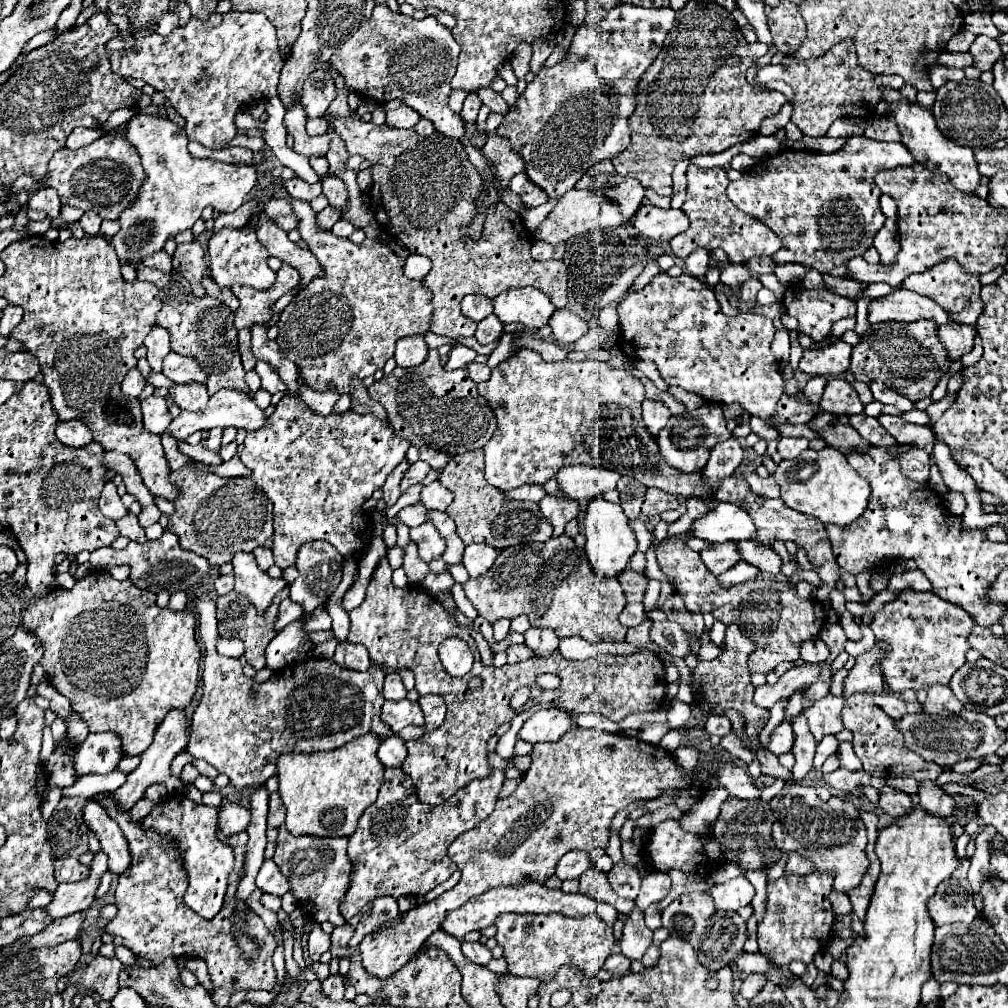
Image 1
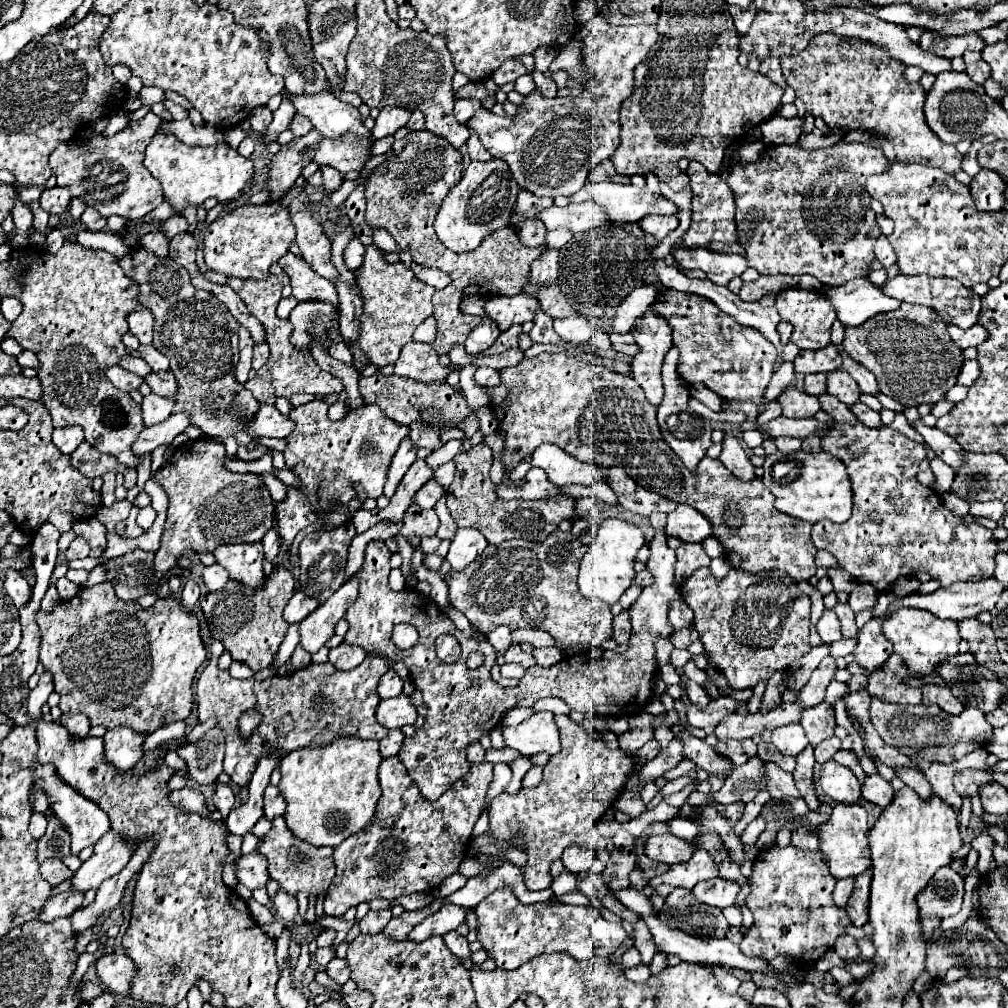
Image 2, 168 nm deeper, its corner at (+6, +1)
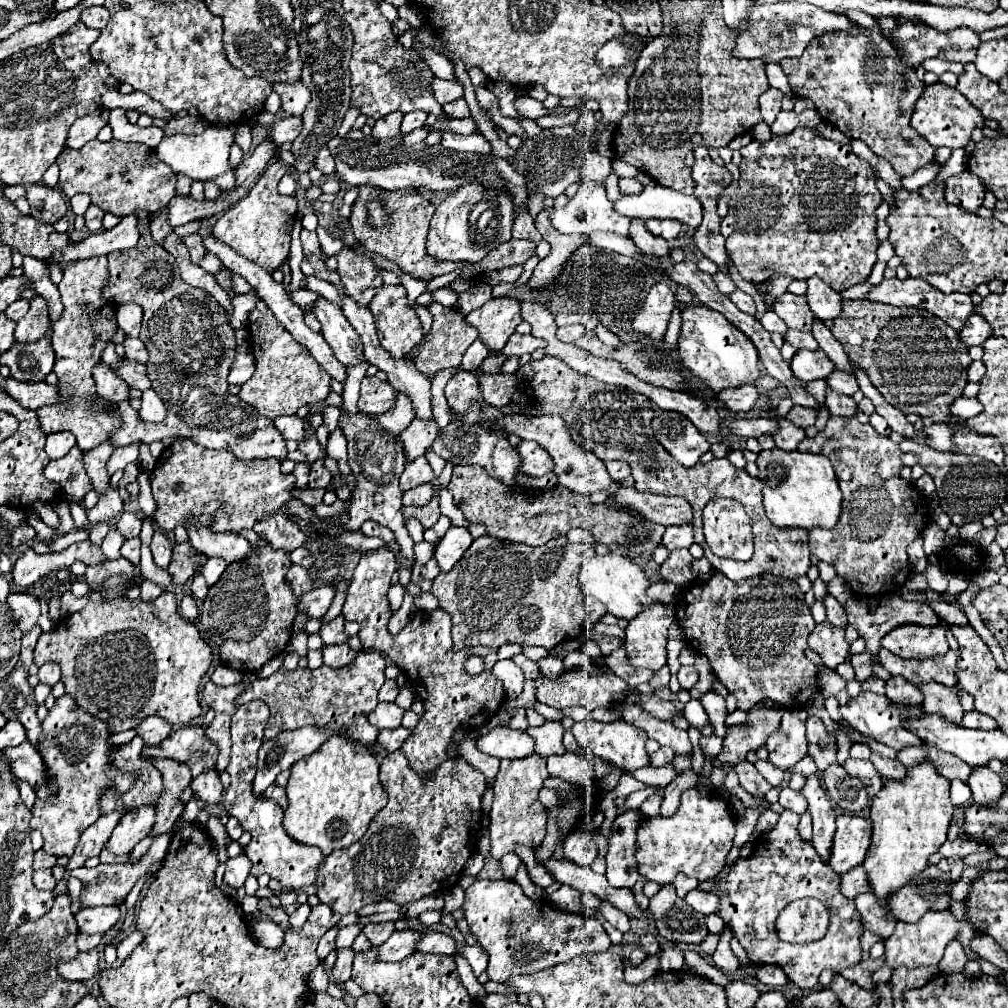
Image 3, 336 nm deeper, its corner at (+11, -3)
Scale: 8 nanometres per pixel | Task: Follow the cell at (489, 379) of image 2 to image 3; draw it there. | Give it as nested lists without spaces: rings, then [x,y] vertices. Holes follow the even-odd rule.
[[[480,374],[480,390],[484,394],[484,400],[496,408],[504,408],[510,404],[512,394],[520,386],[520,380],[516,374]]]

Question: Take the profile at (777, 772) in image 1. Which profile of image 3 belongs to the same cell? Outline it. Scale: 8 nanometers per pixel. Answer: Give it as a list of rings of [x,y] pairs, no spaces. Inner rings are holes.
[[[782,788],[778,802],[782,804],[782,808],[788,808],[788,810],[792,810],[796,814],[804,814],[806,812],[806,806],[808,806],[804,802],[804,796],[800,792],[792,790],[792,788]]]

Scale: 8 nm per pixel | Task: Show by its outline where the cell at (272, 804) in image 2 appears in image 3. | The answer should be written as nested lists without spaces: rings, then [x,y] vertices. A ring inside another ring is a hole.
[[[278,784],[268,786],[268,790],[264,792],[264,798],[272,798],[272,800],[276,800],[278,806],[280,806],[282,810],[286,810],[288,800],[286,800],[286,788],[284,788],[284,786],[278,786]]]

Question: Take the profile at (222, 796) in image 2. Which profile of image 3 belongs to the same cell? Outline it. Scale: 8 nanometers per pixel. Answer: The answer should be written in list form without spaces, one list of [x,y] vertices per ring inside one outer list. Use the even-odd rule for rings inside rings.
[[[204,770],[202,774],[198,774],[190,788],[196,792],[196,796],[206,802],[206,804],[216,804],[222,800],[222,782],[218,778],[218,772],[212,770]]]

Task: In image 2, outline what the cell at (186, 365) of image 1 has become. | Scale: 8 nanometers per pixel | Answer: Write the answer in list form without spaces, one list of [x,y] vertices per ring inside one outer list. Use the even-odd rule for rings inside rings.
[[[139,346],[141,358],[151,366],[153,372],[165,372],[169,370],[169,358],[165,358],[165,354],[161,354],[155,346]]]

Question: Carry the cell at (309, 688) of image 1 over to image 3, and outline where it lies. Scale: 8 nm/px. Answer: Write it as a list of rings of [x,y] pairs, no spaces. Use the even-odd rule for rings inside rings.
[[[362,650],[348,666],[342,668],[330,668],[330,666],[320,666],[316,670],[310,668],[296,668],[296,670],[286,670],[280,668],[266,680],[254,680],[250,684],[238,684],[238,686],[216,686],[214,682],[208,682],[204,686],[202,698],[216,712],[214,722],[206,728],[206,736],[218,746],[218,764],[216,770],[224,772],[228,766],[230,758],[230,720],[232,714],[246,702],[252,700],[262,700],[270,708],[270,720],[268,728],[264,734],[264,740],[274,738],[282,730],[294,730],[302,726],[320,726],[320,728],[330,728],[344,730],[356,738],[362,744],[370,744],[378,736],[378,728],[374,728],[368,722],[368,712],[372,712],[378,704],[378,690],[384,684],[384,668],[386,660],[380,652],[366,652]]]

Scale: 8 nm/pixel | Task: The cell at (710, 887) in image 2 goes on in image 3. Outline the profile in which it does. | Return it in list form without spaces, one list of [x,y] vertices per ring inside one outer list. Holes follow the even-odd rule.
[[[692,890],[684,900],[686,900],[688,906],[692,906],[696,912],[708,916],[708,914],[714,914],[714,912],[716,912],[720,898],[716,898],[716,894],[712,894],[712,892]]]

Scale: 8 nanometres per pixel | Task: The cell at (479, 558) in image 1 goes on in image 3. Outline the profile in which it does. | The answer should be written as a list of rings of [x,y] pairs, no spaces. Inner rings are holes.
[[[452,526],[444,538],[440,538],[440,542],[436,544],[434,550],[434,558],[438,560],[440,572],[450,572],[452,566],[462,558],[462,554],[468,550],[468,546],[472,544],[472,536],[466,528],[458,528]]]

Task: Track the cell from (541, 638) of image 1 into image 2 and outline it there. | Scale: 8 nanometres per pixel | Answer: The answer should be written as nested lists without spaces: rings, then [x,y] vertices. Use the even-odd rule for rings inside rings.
[[[547,646],[547,648],[535,648],[535,650],[533,650],[533,658],[535,658],[537,666],[547,668],[547,666],[557,664],[563,656],[561,656],[561,650],[559,650],[559,648]]]

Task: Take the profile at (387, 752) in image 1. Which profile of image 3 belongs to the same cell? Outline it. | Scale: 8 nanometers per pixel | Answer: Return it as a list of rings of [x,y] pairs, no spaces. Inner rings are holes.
[[[400,726],[400,728],[396,728],[396,730],[380,730],[378,742],[380,742],[388,752],[396,752],[396,750],[404,744],[404,740],[408,738],[408,734],[410,734],[410,730],[404,728],[404,726]]]

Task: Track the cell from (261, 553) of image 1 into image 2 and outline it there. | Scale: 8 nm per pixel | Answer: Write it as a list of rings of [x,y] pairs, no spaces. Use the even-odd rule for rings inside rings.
[[[271,528],[271,530],[265,534],[265,538],[261,540],[261,544],[263,544],[263,550],[265,550],[265,560],[273,562],[273,560],[277,558],[277,554],[281,552],[281,542],[279,542],[277,530]]]

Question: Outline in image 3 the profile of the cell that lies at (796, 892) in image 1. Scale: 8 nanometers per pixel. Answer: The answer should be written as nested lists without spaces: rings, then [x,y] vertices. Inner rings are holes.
[[[784,810],[778,824],[770,832],[758,836],[754,852],[748,858],[736,858],[726,876],[718,874],[708,882],[700,882],[698,888],[712,894],[726,894],[720,898],[718,916],[730,926],[732,936],[738,938],[754,964],[776,964],[784,970],[790,982],[804,990],[814,990],[822,970],[838,974],[842,968],[852,968],[862,960],[860,936],[864,930],[854,900],[844,898],[840,892],[840,876],[822,862],[810,842],[800,838],[798,822],[800,816],[796,812]],[[806,896],[820,898],[830,910],[828,934],[812,944],[782,942],[774,930],[780,910],[796,898]]]

